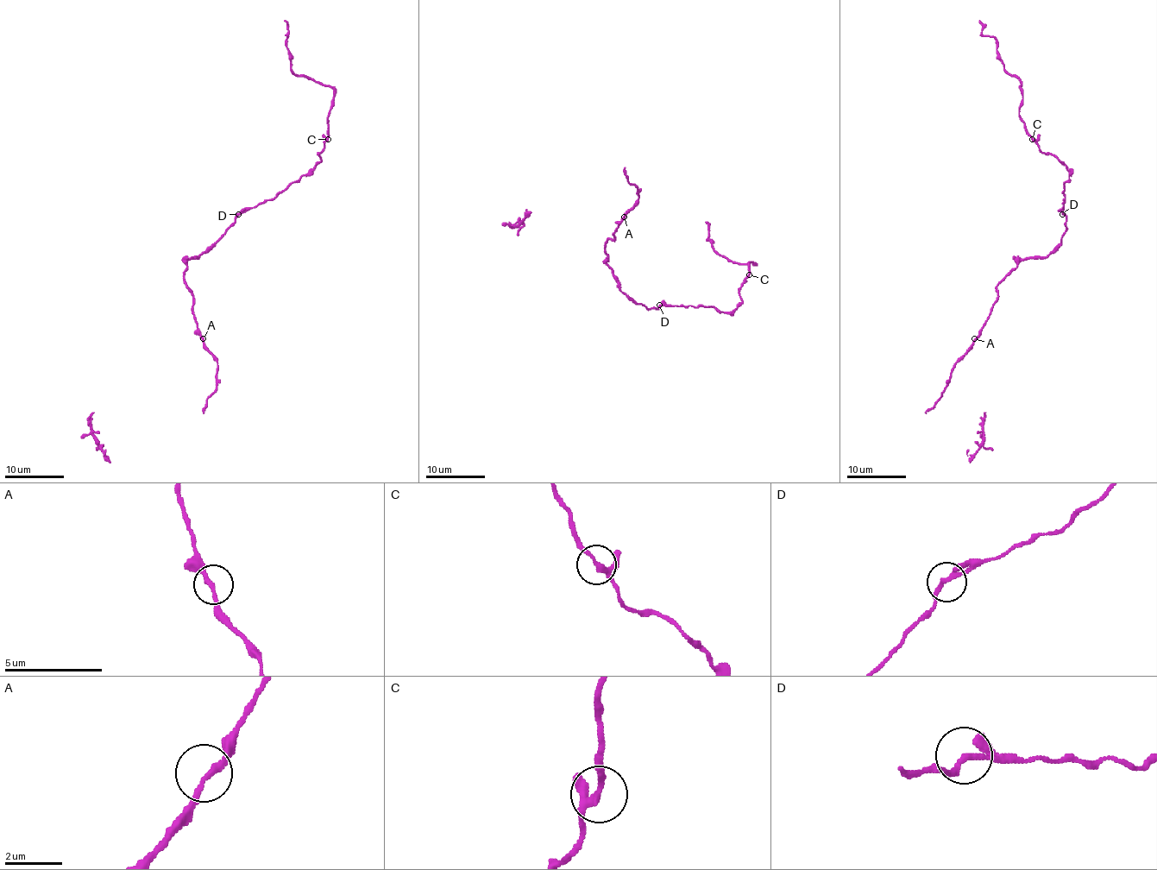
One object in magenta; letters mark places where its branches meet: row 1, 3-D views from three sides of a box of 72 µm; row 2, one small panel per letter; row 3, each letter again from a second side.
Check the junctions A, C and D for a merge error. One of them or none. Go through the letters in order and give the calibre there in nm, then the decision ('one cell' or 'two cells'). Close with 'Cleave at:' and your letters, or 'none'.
A: calibre 200 nm; one cell
C: calibre 190 nm; one cell
D: calibre 200 nm; one cell
Cleave at: none

